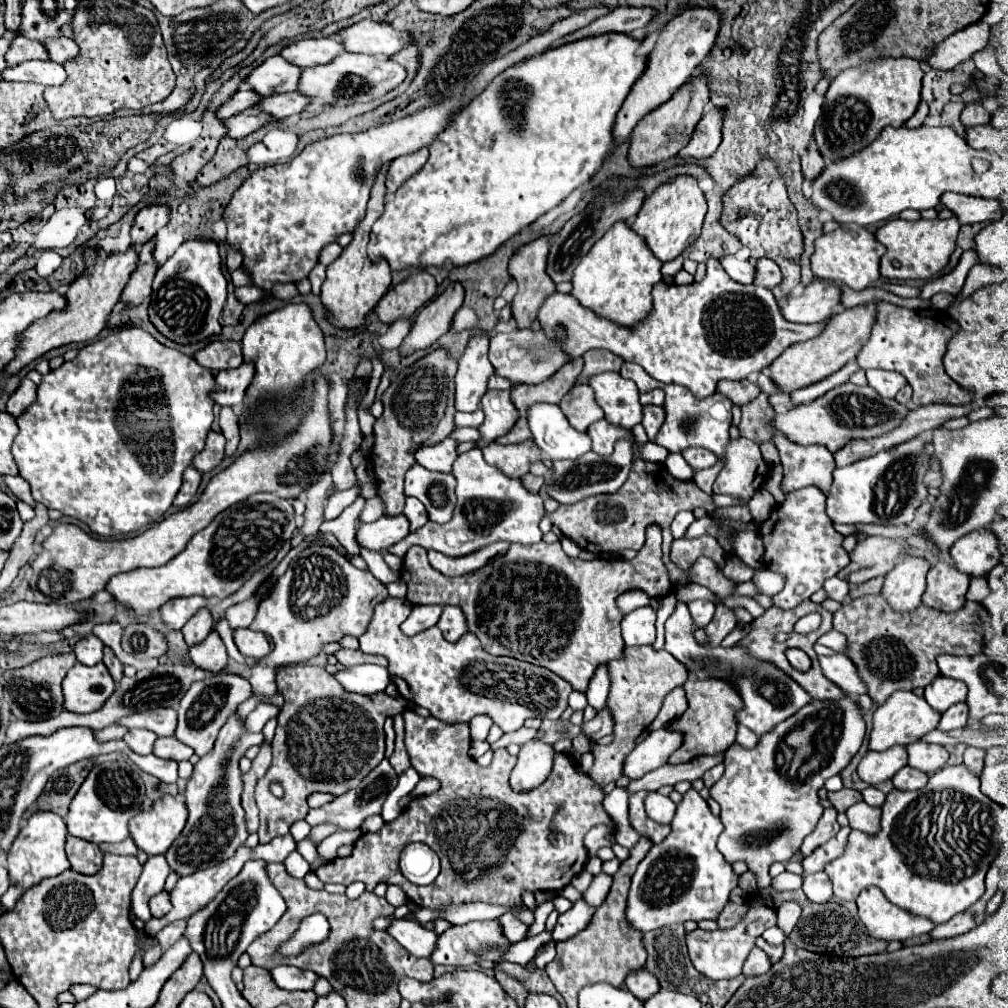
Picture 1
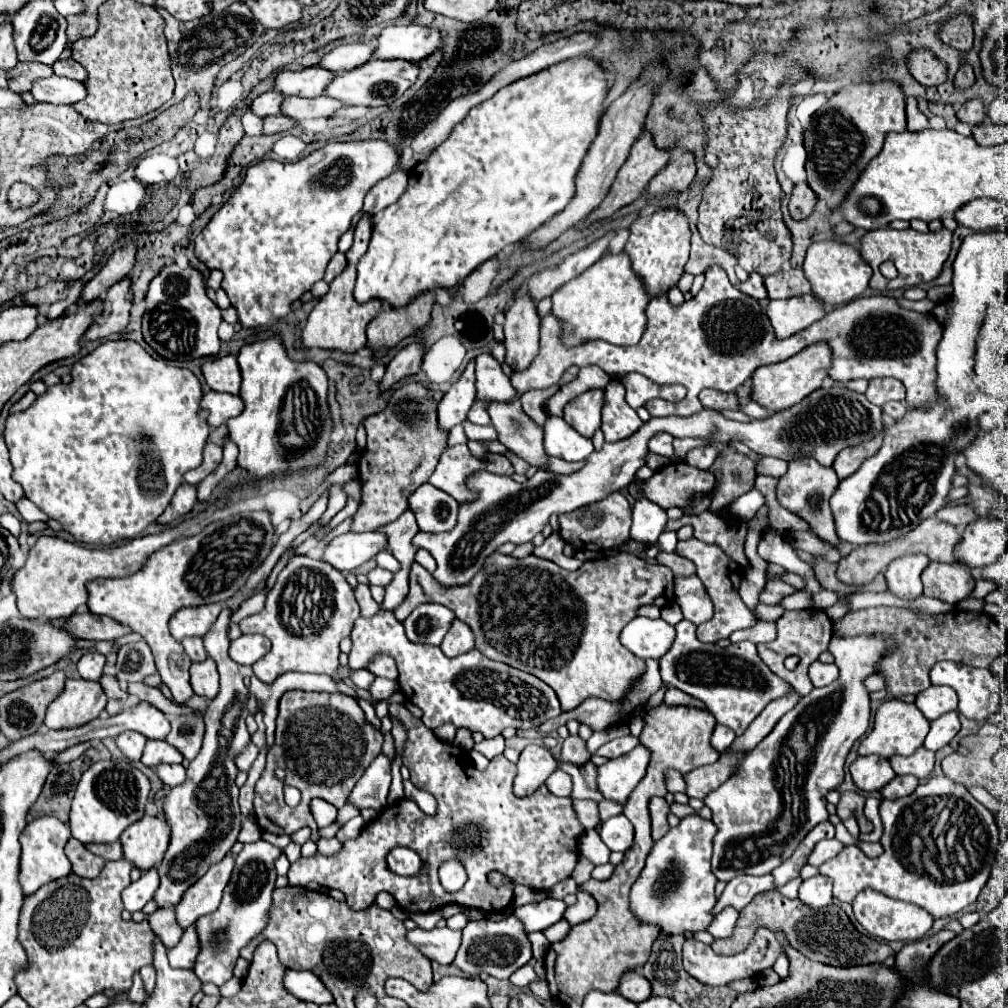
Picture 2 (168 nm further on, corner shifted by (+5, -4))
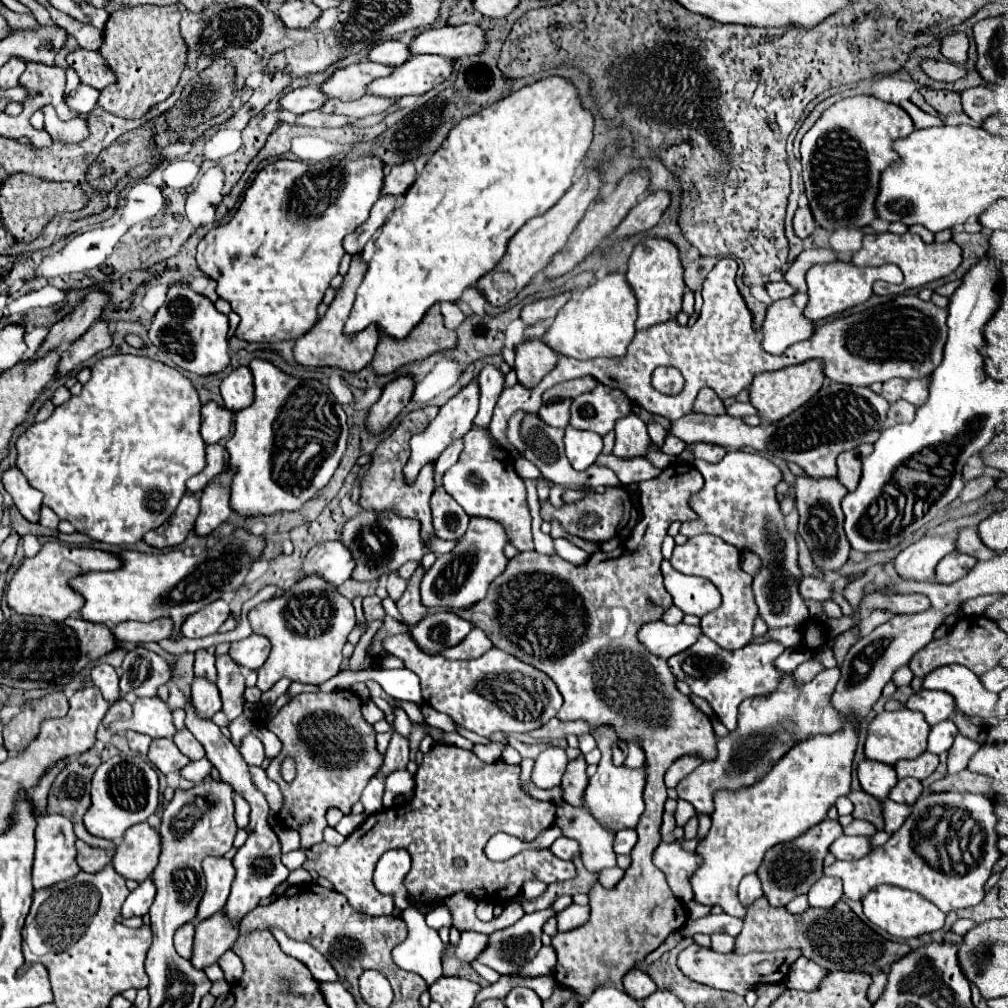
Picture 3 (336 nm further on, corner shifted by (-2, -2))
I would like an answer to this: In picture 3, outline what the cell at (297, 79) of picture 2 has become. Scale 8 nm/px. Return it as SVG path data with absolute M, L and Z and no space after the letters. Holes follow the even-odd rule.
M358 62L350 64L344 68L338 68L326 78L318 90L326 94L328 98L338 98L338 100L358 100L364 96L364 84L374 80L376 76L386 76L392 68L382 66L382 64L372 64L372 62Z

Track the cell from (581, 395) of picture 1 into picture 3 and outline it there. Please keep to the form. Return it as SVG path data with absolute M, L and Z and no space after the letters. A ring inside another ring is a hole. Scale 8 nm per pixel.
M598 384L592 392L580 394L572 400L570 426L604 436L614 428L614 420L626 416L630 410L632 400L624 392Z

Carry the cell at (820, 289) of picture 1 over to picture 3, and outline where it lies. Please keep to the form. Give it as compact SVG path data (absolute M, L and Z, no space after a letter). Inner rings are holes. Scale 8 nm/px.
M796 292L790 298L776 300L768 306L766 320L762 324L762 346L770 354L782 354L788 346L800 340L808 340L816 322L804 316L808 294Z

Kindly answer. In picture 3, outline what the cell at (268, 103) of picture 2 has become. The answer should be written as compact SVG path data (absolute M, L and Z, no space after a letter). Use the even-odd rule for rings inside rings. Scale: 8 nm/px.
M296 88L280 98L280 108L290 110L294 114L304 114L308 110L318 110L324 104L324 94L318 88Z

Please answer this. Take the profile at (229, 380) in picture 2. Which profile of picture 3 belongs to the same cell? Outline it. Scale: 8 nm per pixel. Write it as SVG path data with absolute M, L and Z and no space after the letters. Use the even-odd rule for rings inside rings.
M246 366L234 368L220 384L220 394L224 398L224 406L232 410L242 410L254 400L254 382L252 372Z

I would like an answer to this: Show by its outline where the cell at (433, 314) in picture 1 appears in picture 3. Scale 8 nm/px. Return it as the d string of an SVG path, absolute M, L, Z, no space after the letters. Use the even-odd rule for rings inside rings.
M402 374L394 378L390 384L384 386L380 400L370 408L370 416L366 420L368 430L378 434L402 412L402 408L410 402L414 392L414 378L412 374Z

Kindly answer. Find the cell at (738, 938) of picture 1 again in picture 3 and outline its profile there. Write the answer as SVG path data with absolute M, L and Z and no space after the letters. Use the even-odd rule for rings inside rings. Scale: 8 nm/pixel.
M690 944L686 950L680 952L678 956L678 966L682 972L692 978L694 982L718 988L718 990L730 990L736 994L746 994L746 988L750 984L780 984L790 972L790 966L800 958L800 950L776 950L776 952L750 952L750 954L722 954L712 948L704 948L698 944Z

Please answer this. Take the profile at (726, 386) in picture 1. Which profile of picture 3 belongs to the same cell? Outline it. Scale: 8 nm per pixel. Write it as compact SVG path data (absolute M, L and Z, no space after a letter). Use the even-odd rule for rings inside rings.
M702 388L696 404L694 404L694 412L704 412L704 414L726 414L726 406L724 402L716 396L716 392L712 392L710 388Z

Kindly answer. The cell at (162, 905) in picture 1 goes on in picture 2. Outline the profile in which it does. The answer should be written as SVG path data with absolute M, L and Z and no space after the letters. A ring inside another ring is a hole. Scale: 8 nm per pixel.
M163 908L163 910L155 910L149 916L149 924L153 928L153 932L163 940L163 944L167 948L177 946L183 928L177 924L175 920L175 910L173 908Z

